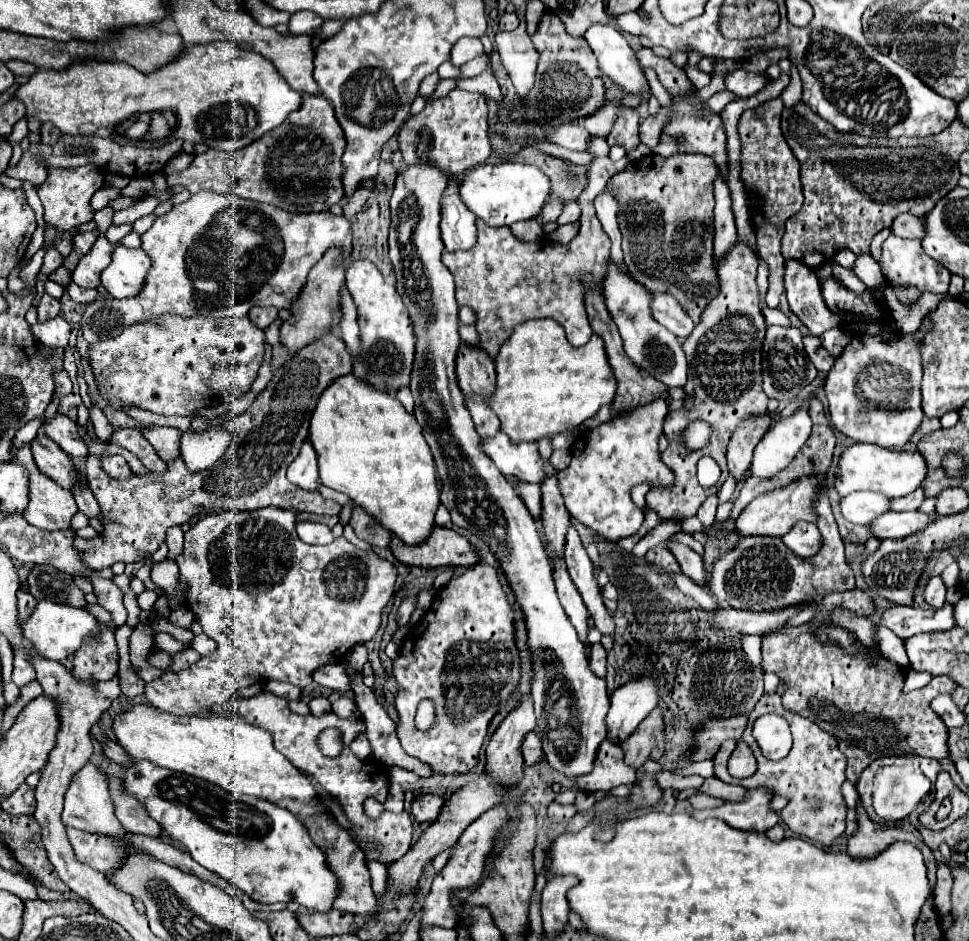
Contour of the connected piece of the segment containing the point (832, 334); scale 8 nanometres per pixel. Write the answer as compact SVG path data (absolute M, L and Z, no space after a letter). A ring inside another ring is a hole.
M840 328L828 330L826 334L820 336L820 340L822 340L822 346L824 346L824 348L834 356L834 358L838 358L838 356L842 354L842 350L846 348L846 344L850 342L848 334L846 334L844 330L840 330Z

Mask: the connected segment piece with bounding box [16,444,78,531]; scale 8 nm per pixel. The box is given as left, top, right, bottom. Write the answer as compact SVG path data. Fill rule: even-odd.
M30 444L18 450L16 462L30 472L30 504L24 518L43 530L70 530L72 516L78 512L74 496L38 472L30 454Z

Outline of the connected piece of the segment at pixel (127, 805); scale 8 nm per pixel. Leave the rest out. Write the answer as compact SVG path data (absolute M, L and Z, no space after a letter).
M106 774L108 786L110 786L110 798L114 802L116 818L120 824L134 834L150 834L150 836L160 836L160 826L146 814L146 808L136 800L130 798L130 794L122 794L122 780L118 776Z

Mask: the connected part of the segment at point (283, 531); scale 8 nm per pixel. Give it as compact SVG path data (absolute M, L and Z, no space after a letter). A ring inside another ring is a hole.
M276 507L252 512L226 510L222 514L204 516L184 534L184 552L176 558L176 563L165 560L153 565L150 578L168 592L172 610L181 605L175 592L180 568L180 578L188 584L186 602L190 604L190 610L202 630L218 644L218 650L214 650L208 658L198 660L178 674L166 672L146 684L144 696L154 708L178 716L200 714L212 704L228 702L236 690L262 680L290 682L304 688L312 682L312 672L316 668L340 662L340 650L344 660L352 646L374 638L380 626L382 608L394 594L394 564L378 558L372 550L358 550L346 538L336 538L328 546L304 544L298 538L295 526L296 514Z

